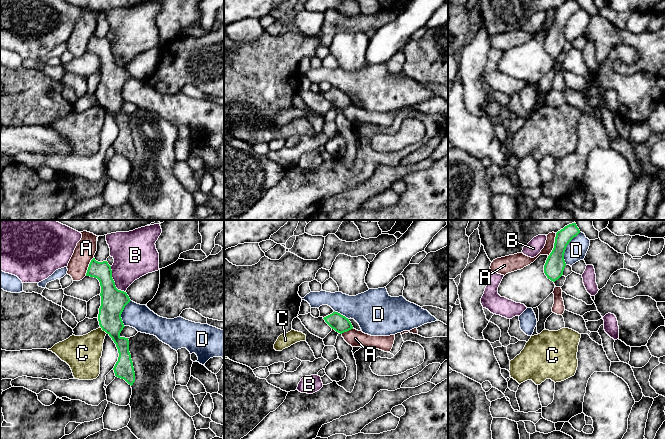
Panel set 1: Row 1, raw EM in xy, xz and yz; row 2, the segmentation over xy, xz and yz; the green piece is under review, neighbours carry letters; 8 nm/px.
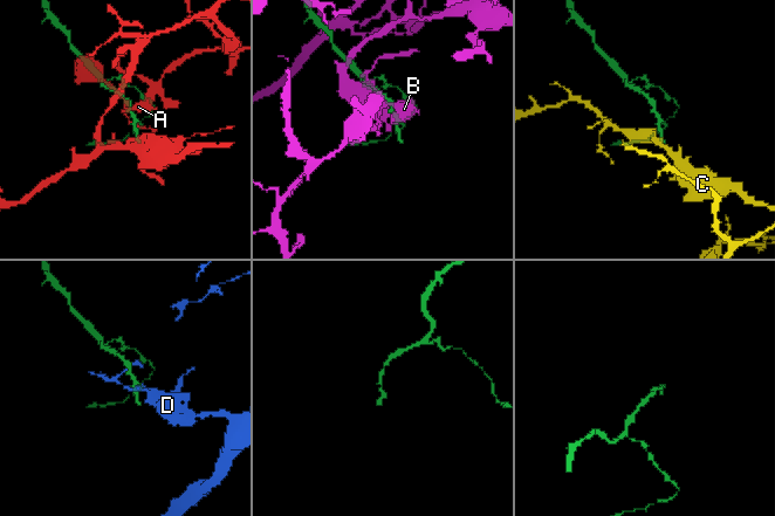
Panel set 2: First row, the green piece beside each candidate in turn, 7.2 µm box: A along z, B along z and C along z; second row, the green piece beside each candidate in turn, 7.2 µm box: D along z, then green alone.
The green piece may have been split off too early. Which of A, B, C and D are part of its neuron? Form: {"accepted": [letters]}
{"accepted": ["C"]}

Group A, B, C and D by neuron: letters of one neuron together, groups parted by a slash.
A / B / C / D

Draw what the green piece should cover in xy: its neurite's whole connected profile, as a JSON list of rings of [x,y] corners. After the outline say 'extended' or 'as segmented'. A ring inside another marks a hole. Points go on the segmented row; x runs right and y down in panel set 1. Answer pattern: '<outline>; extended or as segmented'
[[[93,258],[86,276],[97,278],[100,282],[100,327],[83,336],[72,335],[48,350],[70,366],[75,379],[93,380],[100,374],[100,358],[104,339],[108,334],[119,353],[118,361],[113,368],[115,376],[132,386],[135,382],[135,372],[129,352],[129,340],[120,336],[125,327],[121,314],[131,300],[126,292],[116,288],[111,266],[107,261],[98,262]]]; extended

